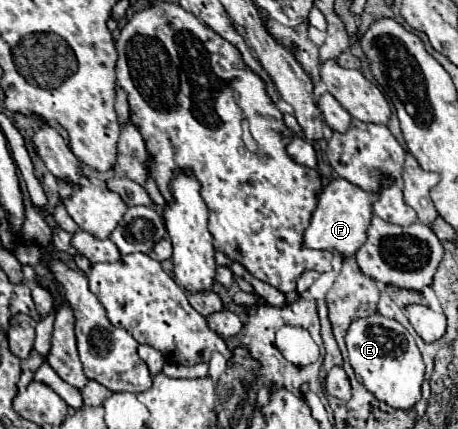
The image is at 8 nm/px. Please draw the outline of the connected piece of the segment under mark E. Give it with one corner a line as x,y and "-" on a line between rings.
379,312
357,318
351,322
345,336
349,362
357,376
361,376
363,386
381,402
387,402
393,408
413,408
421,398
421,384
425,374
425,364
421,352
415,344
415,338
393,318
385,318

